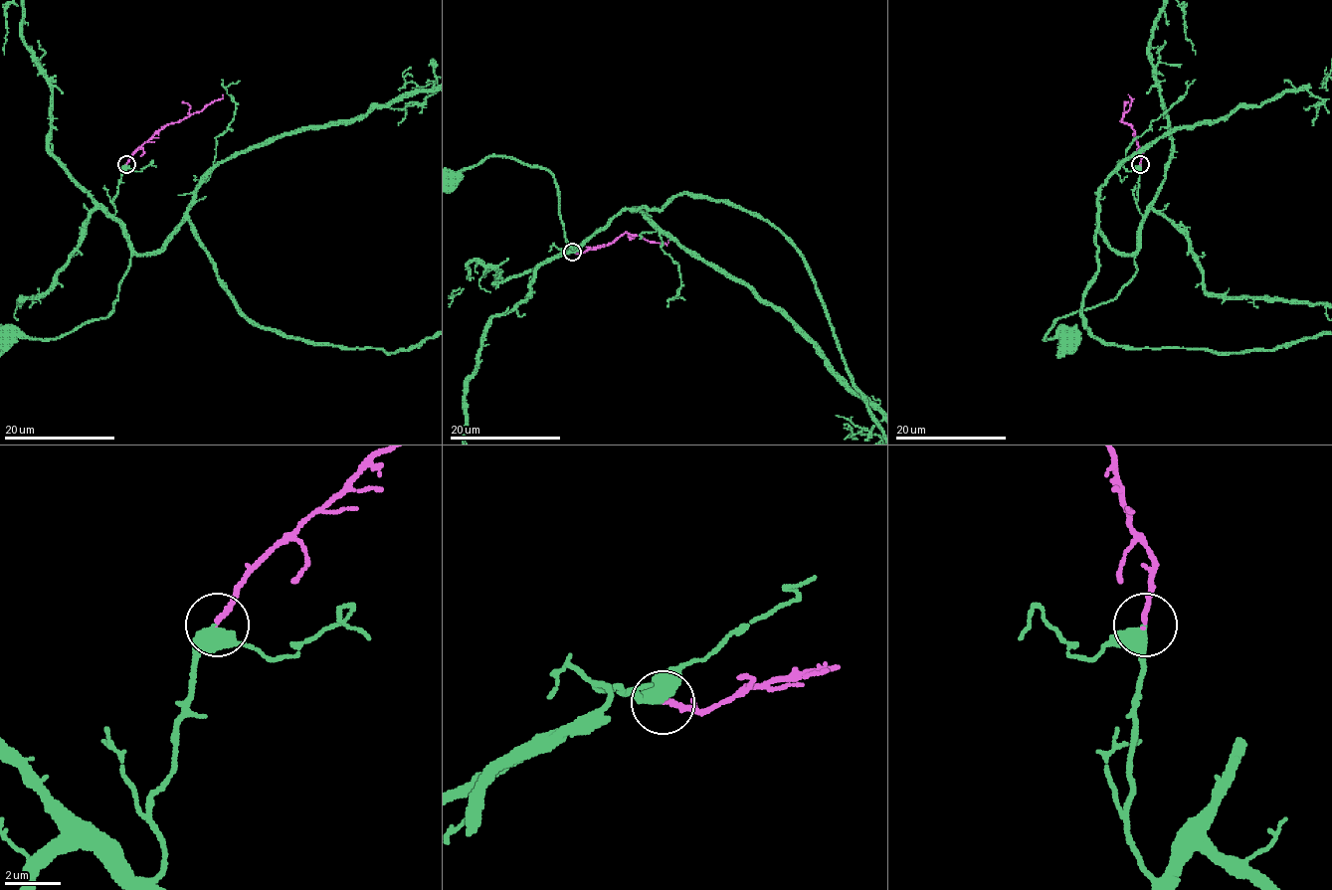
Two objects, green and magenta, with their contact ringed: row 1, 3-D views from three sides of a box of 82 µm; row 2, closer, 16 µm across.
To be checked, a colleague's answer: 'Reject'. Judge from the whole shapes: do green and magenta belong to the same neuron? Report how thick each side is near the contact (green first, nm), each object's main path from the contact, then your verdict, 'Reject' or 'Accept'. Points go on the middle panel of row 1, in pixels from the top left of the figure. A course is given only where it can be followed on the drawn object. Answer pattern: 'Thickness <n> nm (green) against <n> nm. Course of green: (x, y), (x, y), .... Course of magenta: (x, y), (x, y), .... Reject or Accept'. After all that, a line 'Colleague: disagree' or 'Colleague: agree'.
Thickness 380 nm (green) against 170 nm. Course of green: (572, 253), (558, 248), (559, 254), (576, 246), (565, 237), (559, 195), (544, 169), (485, 156), (446, 180). Course of magenta: (572, 253), (582, 254), (607, 246), (625, 233), (649, 241), (666, 244), (668, 240). Accept
Colleague: disagree

